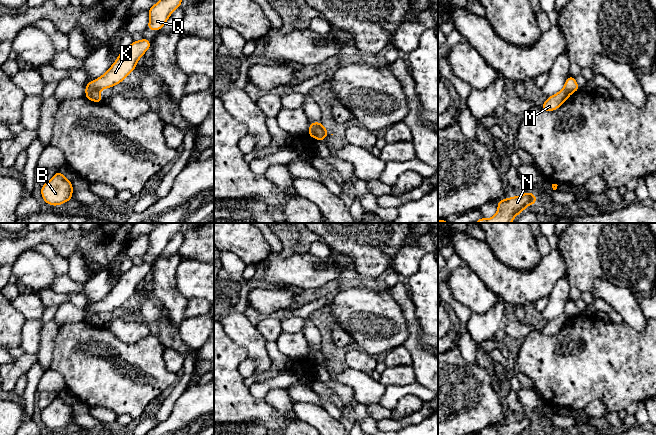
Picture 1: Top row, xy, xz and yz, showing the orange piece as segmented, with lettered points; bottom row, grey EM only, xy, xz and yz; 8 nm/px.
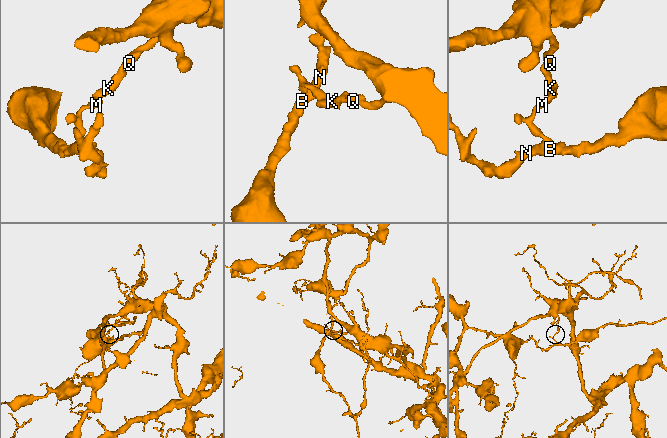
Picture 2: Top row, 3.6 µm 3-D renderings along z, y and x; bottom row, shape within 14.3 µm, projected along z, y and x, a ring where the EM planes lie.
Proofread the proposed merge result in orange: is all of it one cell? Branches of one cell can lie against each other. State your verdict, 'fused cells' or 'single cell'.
fused cells

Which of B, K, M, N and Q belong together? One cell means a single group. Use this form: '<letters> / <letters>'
B M N / K Q

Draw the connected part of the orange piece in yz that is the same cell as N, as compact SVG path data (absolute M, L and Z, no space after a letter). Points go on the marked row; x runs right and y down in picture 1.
M525 192L522 196L505 198L497 202L498 211L489 219L480 218L474 223L511 223L513 219L526 209L527 205L533 205L538 200L531 192Z

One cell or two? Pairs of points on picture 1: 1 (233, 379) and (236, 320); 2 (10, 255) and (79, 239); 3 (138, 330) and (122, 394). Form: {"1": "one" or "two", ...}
{"1": "two", "2": "one", "3": "two"}

